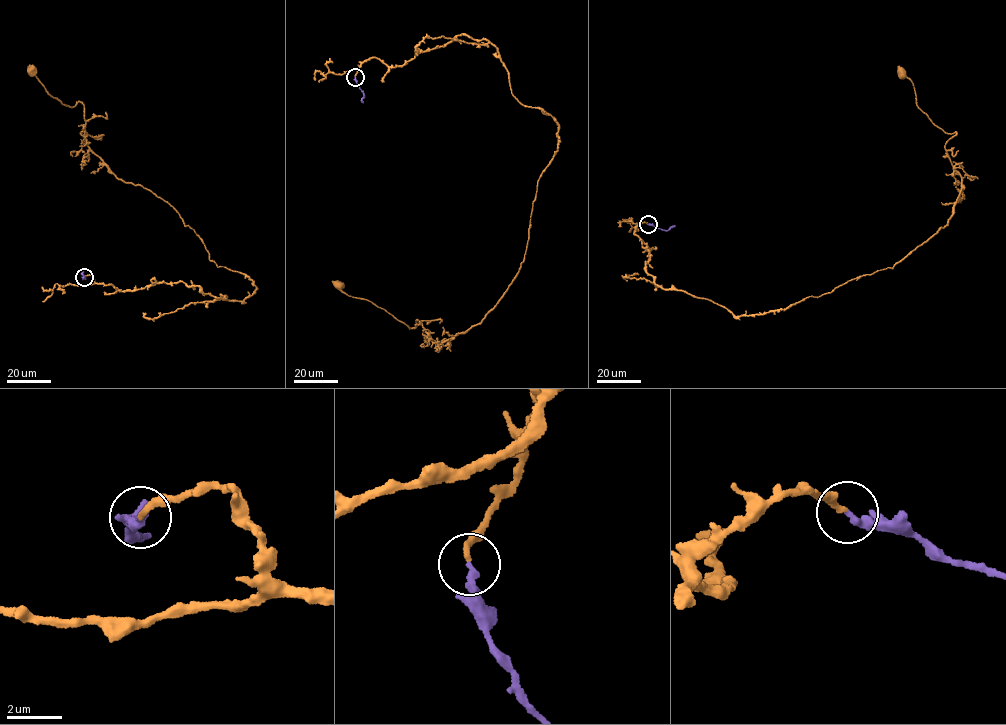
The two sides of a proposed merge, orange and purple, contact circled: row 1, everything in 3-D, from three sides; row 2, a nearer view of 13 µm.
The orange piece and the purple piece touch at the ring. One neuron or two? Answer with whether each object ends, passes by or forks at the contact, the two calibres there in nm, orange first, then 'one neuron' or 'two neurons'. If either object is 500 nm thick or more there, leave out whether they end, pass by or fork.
orange ends there; purple ends there; 220 nm thick on the orange side, 320 nm on the other; one neuron

